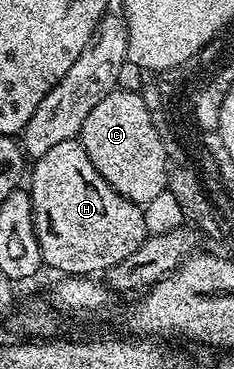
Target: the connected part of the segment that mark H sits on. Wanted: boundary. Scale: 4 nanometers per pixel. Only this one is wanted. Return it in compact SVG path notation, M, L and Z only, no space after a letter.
M80 140L59 143L51 147L47 155L36 158L27 177L27 192L33 204L33 222L39 239L41 260L48 268L50 265L51 268L58 269L58 274L101 275L104 269L135 258L136 249L146 239L146 210L109 186L107 179L103 179L103 175L95 171L95 163L87 159L87 151Z

